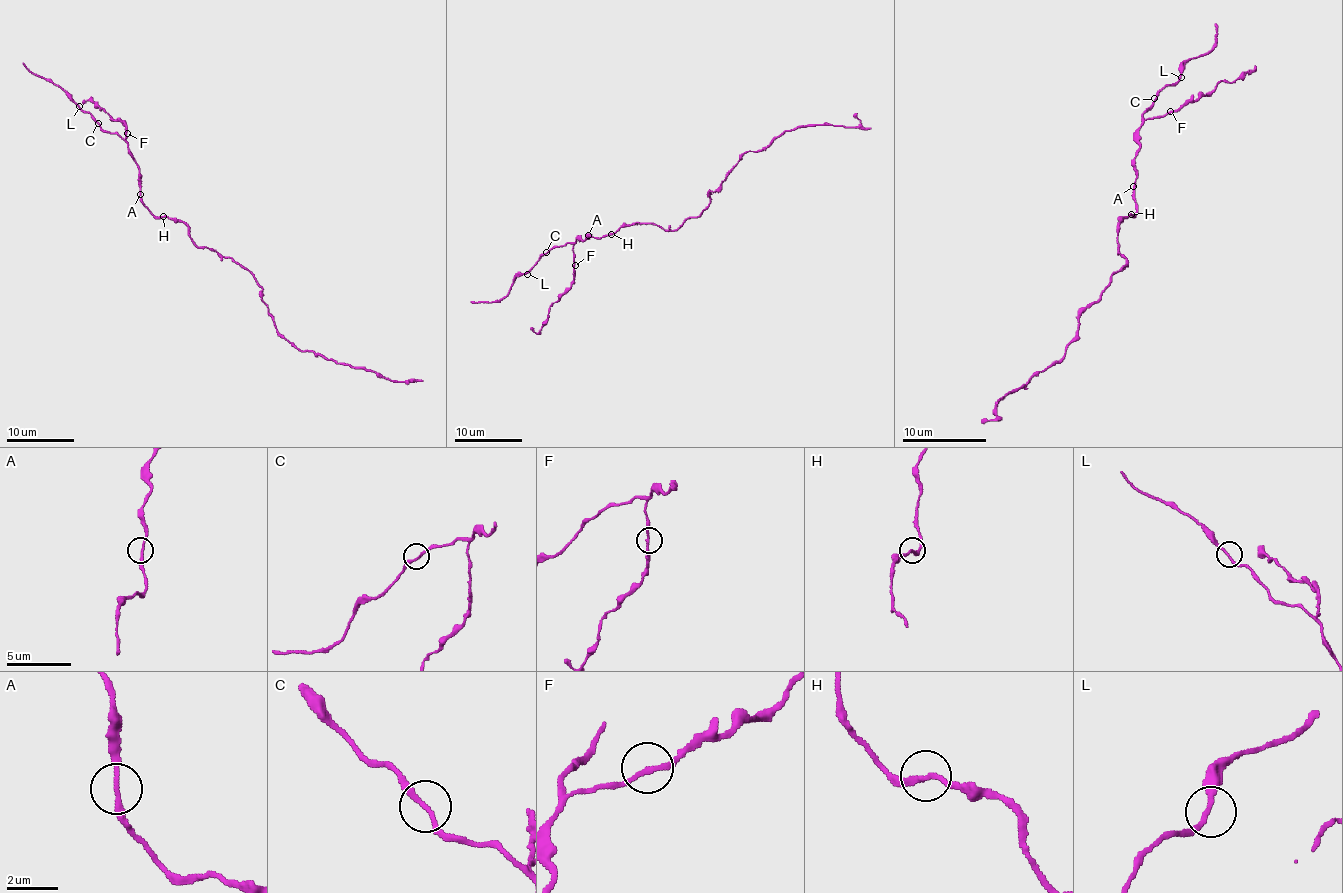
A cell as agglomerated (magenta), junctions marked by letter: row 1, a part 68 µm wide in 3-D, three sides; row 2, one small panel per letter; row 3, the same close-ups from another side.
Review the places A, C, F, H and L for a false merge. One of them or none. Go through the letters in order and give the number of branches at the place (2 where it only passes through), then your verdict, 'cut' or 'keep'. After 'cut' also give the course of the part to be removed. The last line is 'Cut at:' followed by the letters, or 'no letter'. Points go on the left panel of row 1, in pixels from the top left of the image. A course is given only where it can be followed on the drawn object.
A: 2 branches meet; keep
C: 2 branches meet; keep
F: 2 branches meet; keep
H: 2 branches meet; keep
L: 2 branches meet; keep
Cut at: no letter

